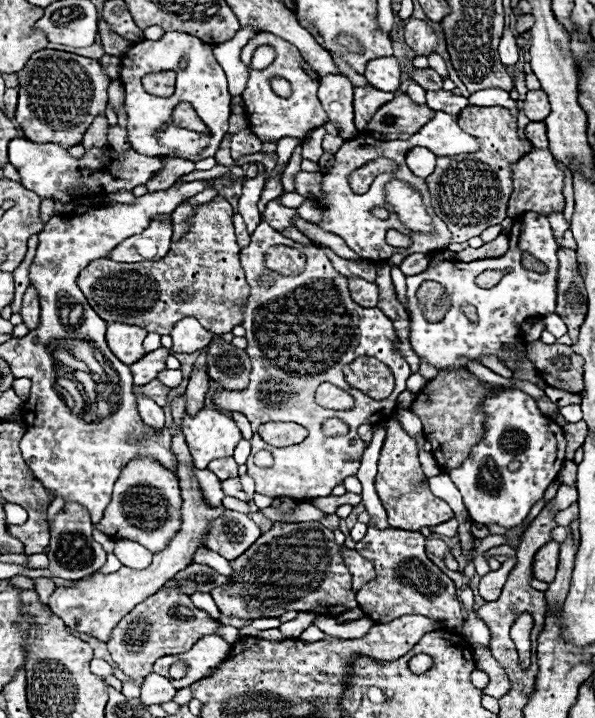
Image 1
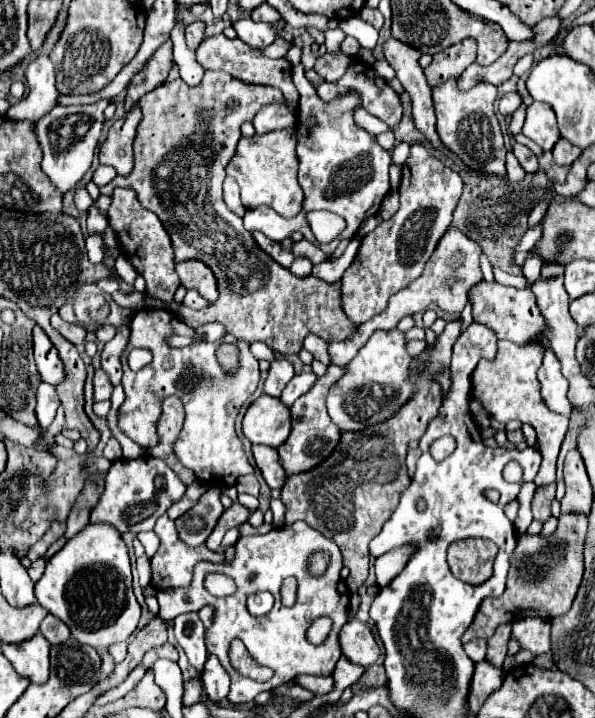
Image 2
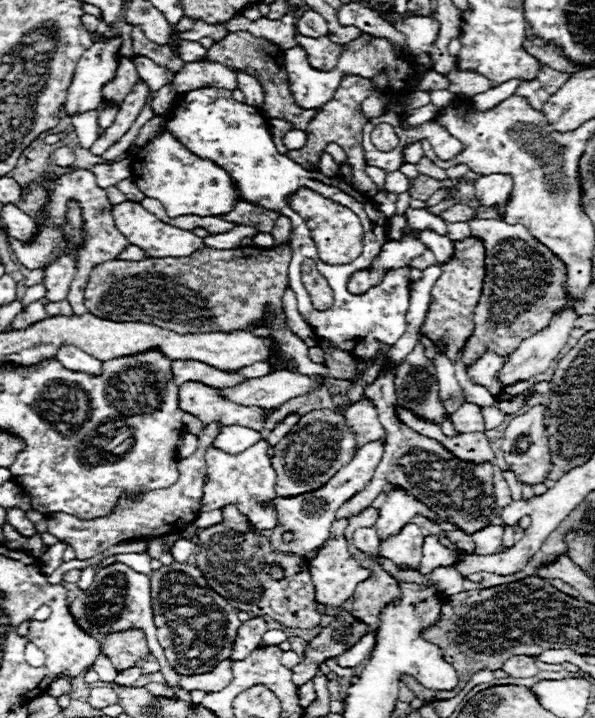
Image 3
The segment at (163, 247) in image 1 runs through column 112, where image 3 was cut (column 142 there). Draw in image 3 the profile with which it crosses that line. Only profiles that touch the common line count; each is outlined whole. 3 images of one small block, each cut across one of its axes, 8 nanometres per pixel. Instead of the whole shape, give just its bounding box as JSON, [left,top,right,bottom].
[120,246,148,262]

